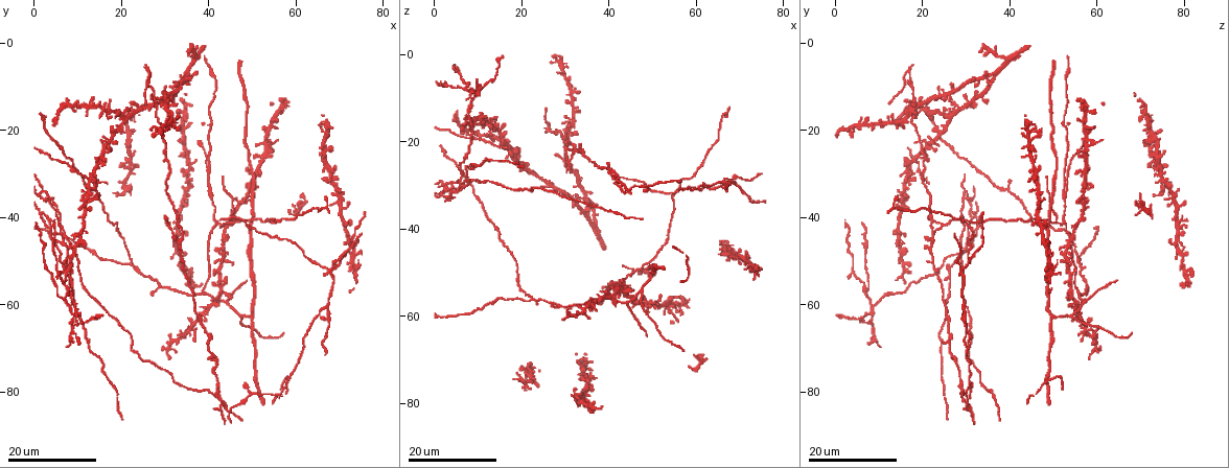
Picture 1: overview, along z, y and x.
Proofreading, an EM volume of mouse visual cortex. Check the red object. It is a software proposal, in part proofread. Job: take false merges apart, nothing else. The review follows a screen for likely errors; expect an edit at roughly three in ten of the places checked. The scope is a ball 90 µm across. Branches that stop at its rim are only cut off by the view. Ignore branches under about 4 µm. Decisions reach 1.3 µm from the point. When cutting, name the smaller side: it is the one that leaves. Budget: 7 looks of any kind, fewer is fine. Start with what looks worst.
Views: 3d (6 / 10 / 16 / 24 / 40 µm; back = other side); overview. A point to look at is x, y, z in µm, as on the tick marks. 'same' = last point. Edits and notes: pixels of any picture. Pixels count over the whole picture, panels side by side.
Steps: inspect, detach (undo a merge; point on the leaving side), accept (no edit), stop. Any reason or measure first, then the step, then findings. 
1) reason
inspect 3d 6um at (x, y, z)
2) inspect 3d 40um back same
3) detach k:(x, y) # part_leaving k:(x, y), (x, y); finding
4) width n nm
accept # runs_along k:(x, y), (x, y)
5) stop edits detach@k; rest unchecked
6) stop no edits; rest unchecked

two arms in line, one across
inspect 3d 16um at (4.0, 36.0, 29.5)

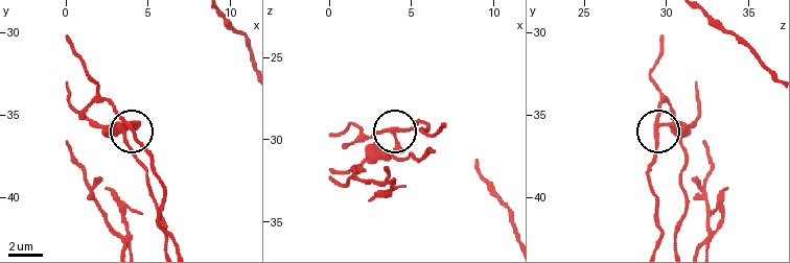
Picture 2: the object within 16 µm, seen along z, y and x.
inspect 3d 6um at (4.1, 36.0, 29.4)

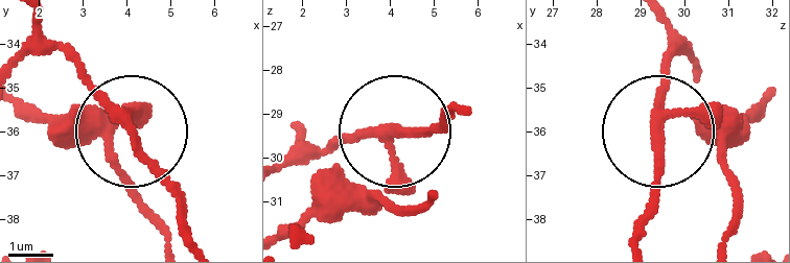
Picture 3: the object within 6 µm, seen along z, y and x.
arms 3
accept # one neuron here

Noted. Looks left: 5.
side arm on a straight run
inspect 3d 16um at (22.5, 50.0, 56.0)

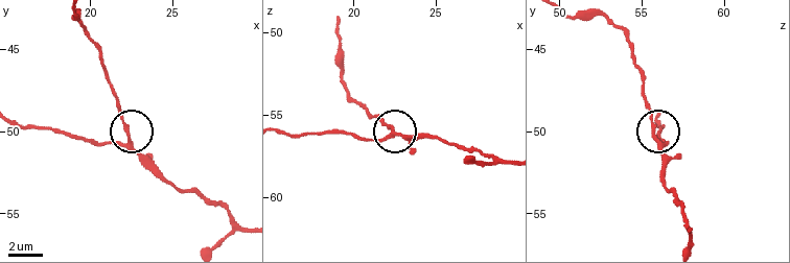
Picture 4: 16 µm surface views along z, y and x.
zoom in
inspect 3d 10um at (22.3, 50.7, 55.9)

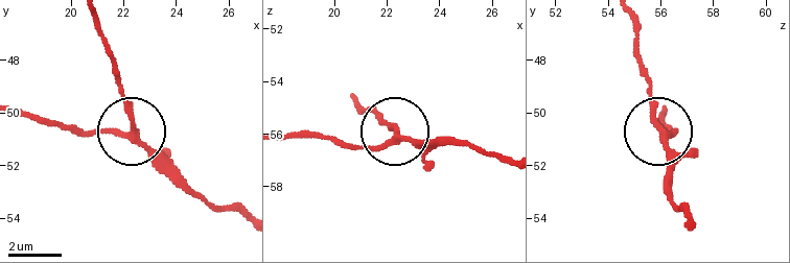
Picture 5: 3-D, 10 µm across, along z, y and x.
arms 3
accept # runs_along 5:(241, 215), (202, 194), (140, 134), (75, 134); all the same neuron

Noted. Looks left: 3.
a fork
inspect 3d 24um at (44.0, 59.0, 57.5)

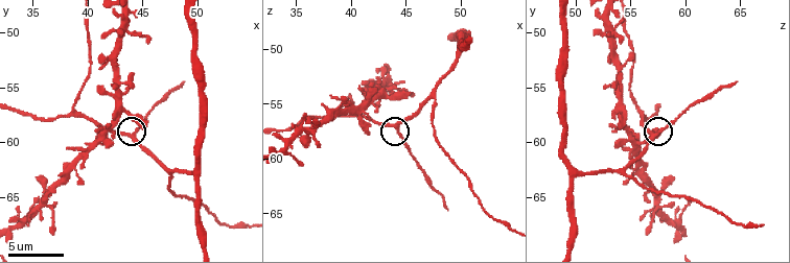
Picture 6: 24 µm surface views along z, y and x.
inspect 3d 6um at (44.0, 59.6, 57.2)

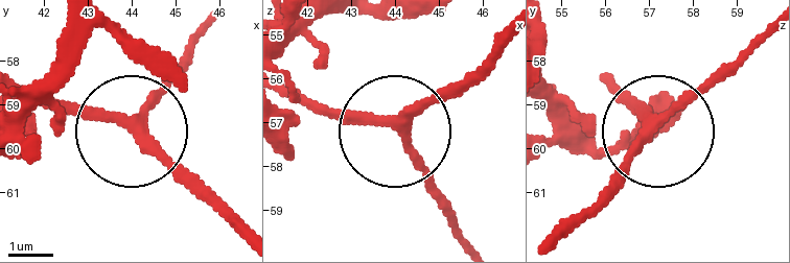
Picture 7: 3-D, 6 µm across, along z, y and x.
width 220 nm
accept # continuous, no second neuron

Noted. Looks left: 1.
stop no edits; rest unchecked

